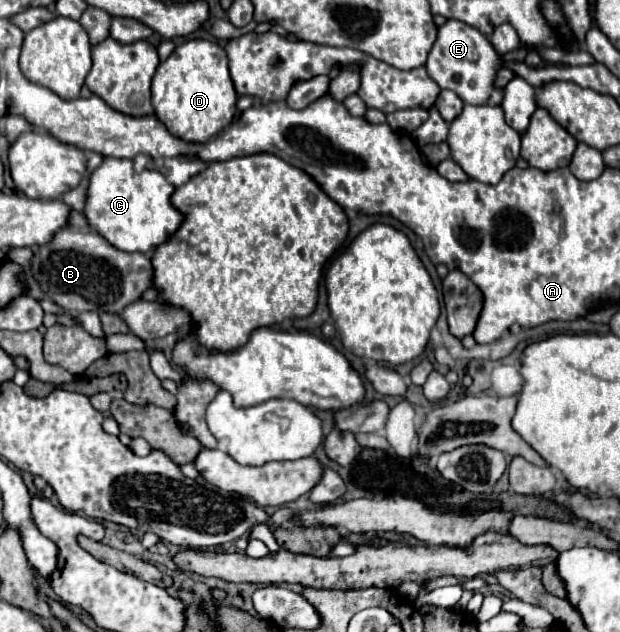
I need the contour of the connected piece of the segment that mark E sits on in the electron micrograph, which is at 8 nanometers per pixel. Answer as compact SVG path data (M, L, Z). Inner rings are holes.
M448 19L438 29L438 37L428 53L426 69L430 79L434 79L440 89L454 91L464 101L464 105L484 105L494 89L494 79L502 63L502 57L496 53L486 35L464 21Z

